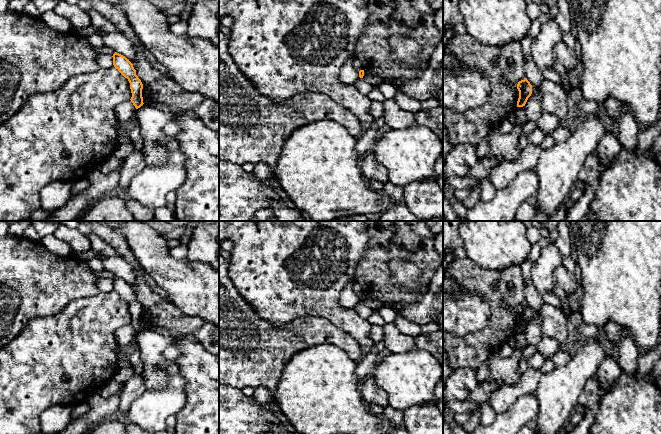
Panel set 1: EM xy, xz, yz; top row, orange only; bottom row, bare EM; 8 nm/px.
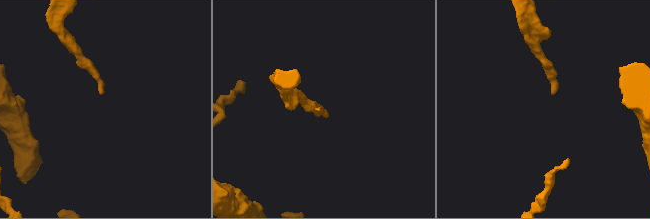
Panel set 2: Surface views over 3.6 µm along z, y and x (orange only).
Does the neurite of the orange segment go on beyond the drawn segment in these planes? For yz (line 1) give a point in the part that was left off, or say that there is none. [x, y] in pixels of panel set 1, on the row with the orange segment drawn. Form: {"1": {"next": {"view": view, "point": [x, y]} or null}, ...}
{"1": {"next": null}}

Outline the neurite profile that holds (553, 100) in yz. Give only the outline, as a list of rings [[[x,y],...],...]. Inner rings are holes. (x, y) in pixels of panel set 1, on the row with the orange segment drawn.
[[[544,79],[538,87],[541,92],[540,107],[542,114],[554,114],[564,124],[568,114],[568,99],[565,89],[550,80]]]

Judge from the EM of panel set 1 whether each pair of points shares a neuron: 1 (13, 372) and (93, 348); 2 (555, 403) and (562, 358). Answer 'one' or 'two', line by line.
1: one
2: two

